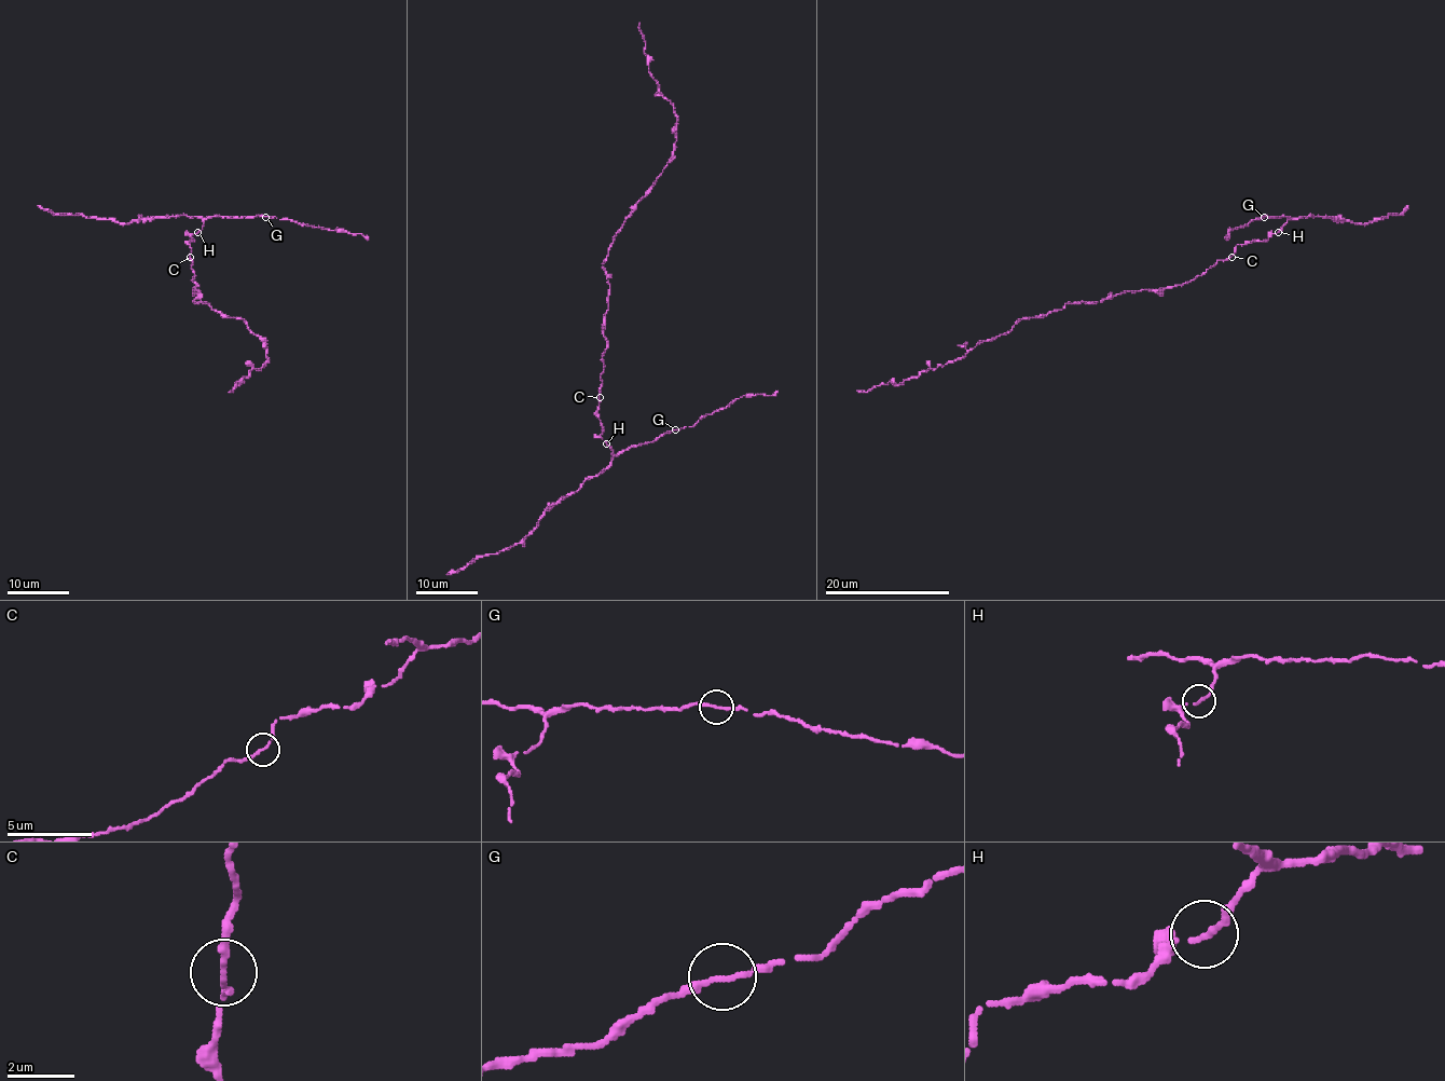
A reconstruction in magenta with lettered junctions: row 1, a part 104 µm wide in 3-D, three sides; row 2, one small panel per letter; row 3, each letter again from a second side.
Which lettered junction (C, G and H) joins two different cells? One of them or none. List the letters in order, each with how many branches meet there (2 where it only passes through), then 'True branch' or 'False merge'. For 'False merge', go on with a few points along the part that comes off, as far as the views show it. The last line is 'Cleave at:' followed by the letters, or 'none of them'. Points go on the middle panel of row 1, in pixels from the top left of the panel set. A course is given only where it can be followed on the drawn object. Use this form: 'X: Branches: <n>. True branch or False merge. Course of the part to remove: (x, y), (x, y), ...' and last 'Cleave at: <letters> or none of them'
C: Branches: 2. True branch
G: Branches: 2. True branch
H: Branches: 2. True branch
Cleave at: none of them

